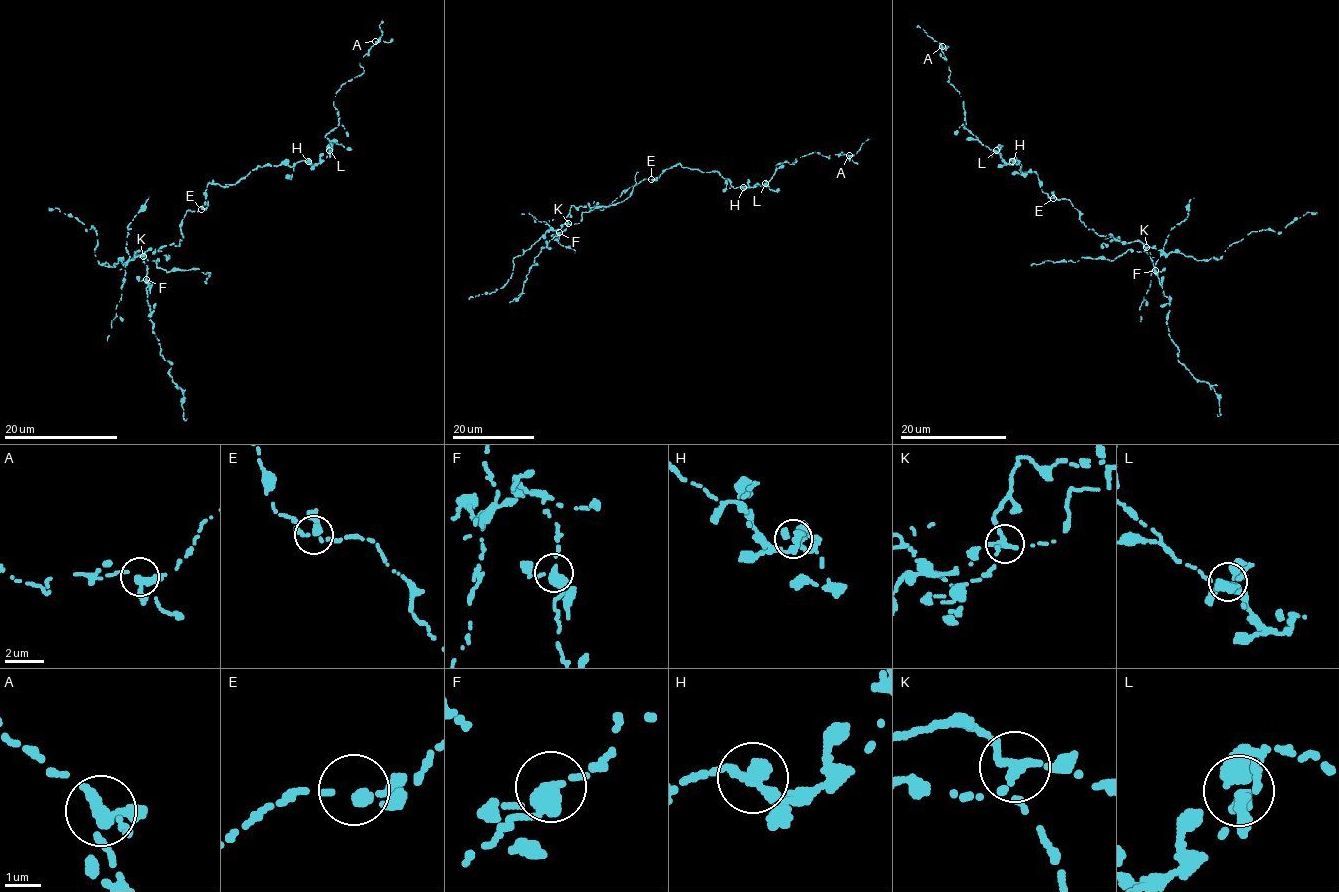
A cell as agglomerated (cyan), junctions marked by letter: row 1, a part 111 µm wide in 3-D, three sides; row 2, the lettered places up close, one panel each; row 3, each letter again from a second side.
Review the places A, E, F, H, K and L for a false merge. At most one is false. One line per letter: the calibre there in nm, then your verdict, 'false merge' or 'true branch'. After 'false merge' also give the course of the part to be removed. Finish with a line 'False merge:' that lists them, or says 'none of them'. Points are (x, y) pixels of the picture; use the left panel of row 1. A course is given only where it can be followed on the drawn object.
A: 260 nm | true branch
E: 240 nm | true branch
F: 300 nm | true branch
H: 240 nm | true branch
K: 280 nm | false merge | (142, 257), (100, 265), (95, 228), (87, 230), (58, 208), (48, 209)
L: 280 nm | true branch
False merge: K

